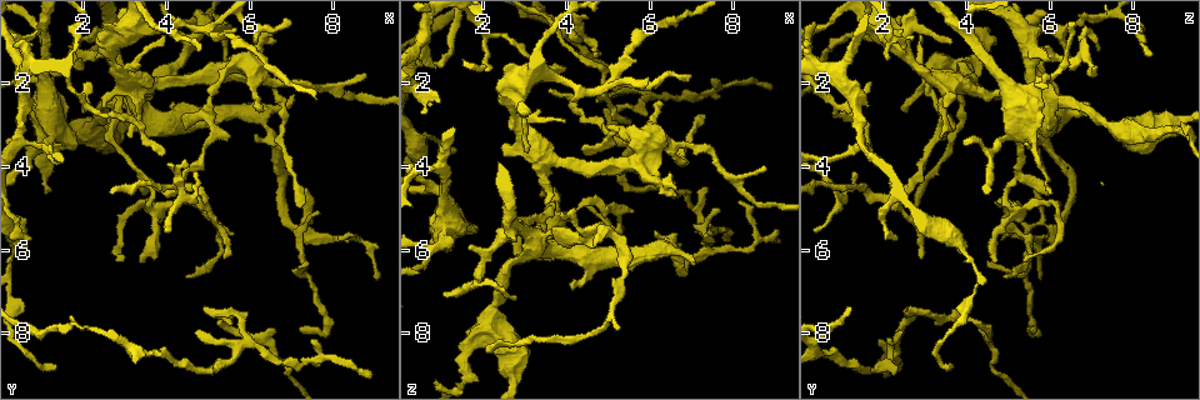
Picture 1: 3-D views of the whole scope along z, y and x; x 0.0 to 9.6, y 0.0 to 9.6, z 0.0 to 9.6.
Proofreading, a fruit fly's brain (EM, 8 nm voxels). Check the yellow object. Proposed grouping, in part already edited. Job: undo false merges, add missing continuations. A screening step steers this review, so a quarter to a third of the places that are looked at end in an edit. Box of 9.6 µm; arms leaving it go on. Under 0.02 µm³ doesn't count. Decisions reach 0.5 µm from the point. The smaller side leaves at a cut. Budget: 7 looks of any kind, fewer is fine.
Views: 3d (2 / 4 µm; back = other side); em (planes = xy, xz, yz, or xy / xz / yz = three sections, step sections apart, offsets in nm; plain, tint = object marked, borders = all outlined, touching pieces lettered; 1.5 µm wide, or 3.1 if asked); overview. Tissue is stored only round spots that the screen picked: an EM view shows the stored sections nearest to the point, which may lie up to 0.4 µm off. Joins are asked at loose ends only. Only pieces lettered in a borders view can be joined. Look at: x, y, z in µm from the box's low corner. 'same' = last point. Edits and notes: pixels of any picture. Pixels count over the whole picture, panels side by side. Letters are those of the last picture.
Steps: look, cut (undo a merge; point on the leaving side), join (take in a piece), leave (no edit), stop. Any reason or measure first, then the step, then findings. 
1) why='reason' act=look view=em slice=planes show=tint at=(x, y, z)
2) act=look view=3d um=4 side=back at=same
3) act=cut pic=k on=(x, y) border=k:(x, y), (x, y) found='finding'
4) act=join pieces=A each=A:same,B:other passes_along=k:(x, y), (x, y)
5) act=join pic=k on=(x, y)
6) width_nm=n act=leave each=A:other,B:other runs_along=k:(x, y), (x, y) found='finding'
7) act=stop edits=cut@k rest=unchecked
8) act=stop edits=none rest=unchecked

why='an open end' act=look view=em slice=yz step=8 show=borders at=(7.05, 2.35, 6.30)

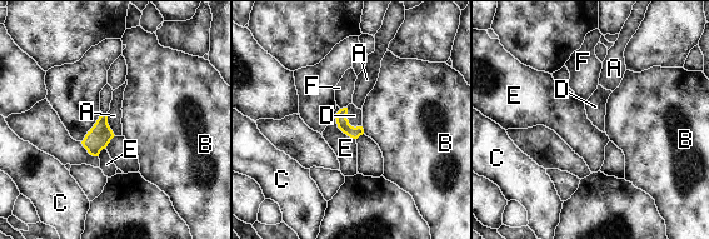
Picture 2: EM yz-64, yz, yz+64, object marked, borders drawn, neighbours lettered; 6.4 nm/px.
act=join pieces=D each=A:other,B:other,C:other,D:same,E:other,F:other passes_along=2:(343, 123), (348, 122), (354, 115) found='the neuron continues'

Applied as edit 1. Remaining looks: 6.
why='redraw' act=look view=overview

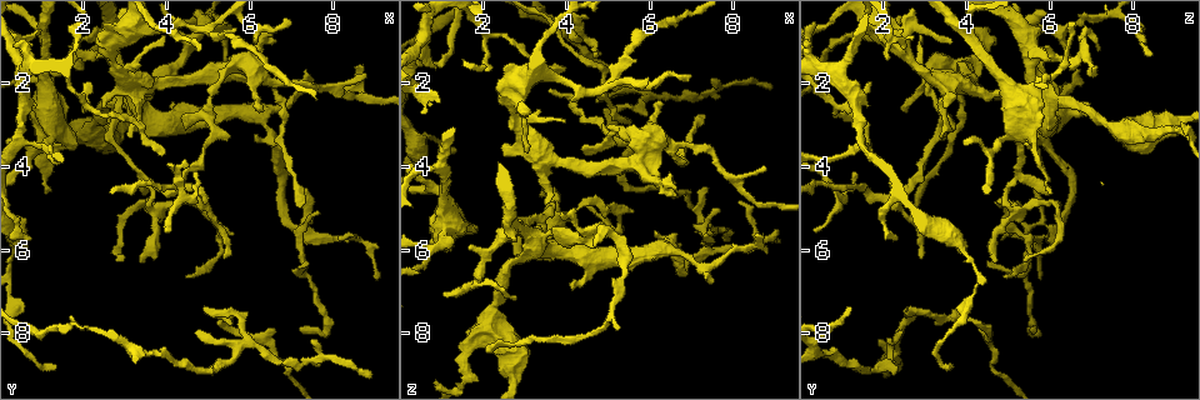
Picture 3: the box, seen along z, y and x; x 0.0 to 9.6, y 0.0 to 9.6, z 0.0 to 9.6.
why='tapers out' act=look view=em slice=planes show=borders at=(8.55, 1.55, 5.60)

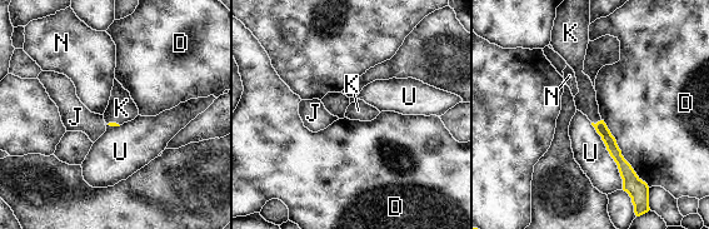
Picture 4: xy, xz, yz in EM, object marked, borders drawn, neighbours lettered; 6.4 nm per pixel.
act=join pieces=K each=D:other,J:other,K:same,N:other,U:other passes_along=4:(600, 127), (597, 123), (585, 100) found='it goes on there'

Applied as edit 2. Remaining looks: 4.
why='free end' act=look view=3d um=4 at=(7.35, 6.35, 4.55)

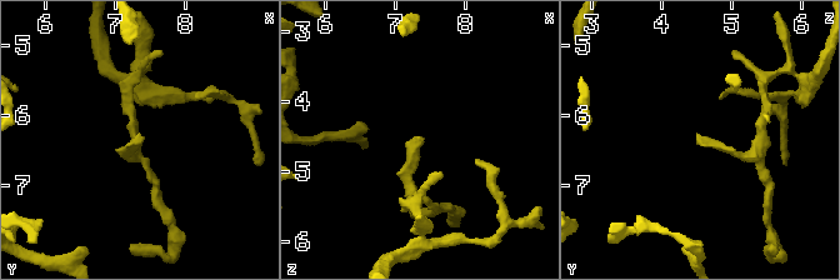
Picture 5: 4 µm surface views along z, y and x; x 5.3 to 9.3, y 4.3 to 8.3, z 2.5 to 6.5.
why='now the EM' act=look view=em slice=planes show=borders at=(7.40, 6.30, 4.55)

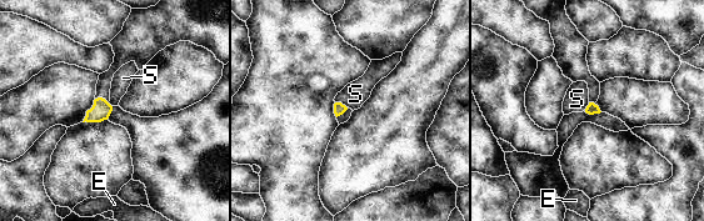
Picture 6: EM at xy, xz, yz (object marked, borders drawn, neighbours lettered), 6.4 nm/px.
longest_contact=S:90nm act=leave each=E:other,S:other found='none of them fits'

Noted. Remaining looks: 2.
act=stop edits=join@2,join@4 rest=unchecked

